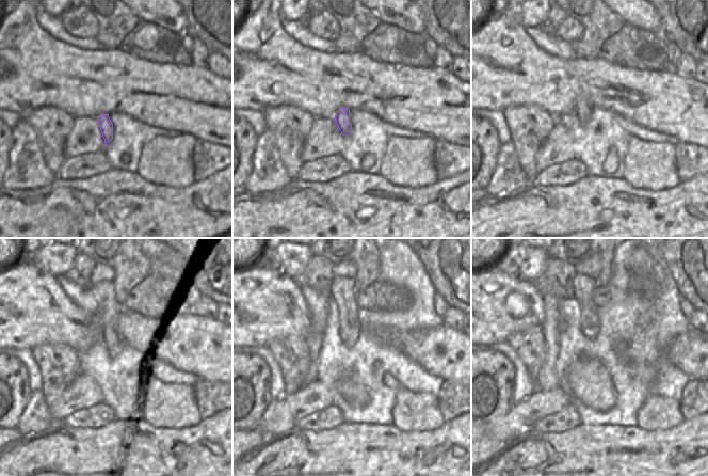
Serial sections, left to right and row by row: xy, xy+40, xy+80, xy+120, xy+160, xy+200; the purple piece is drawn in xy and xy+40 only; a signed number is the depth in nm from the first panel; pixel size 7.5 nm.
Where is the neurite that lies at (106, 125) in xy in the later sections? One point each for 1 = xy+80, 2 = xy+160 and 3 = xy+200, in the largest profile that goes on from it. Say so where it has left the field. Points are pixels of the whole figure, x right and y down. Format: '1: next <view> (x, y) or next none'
1: next xy+80 (582, 109)
2: next xy+160 (341, 288)
3: next xy+200 (583, 286)

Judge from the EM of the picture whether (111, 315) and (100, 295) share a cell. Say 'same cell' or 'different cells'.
same cell

